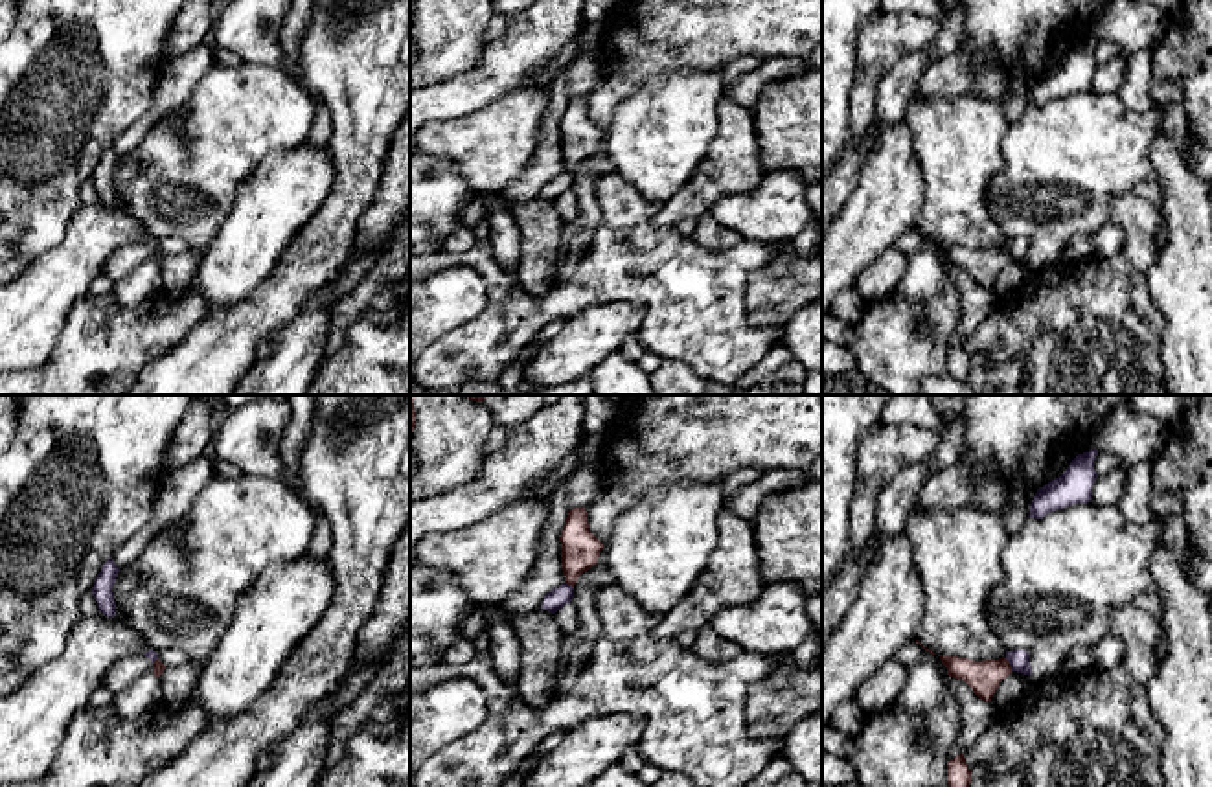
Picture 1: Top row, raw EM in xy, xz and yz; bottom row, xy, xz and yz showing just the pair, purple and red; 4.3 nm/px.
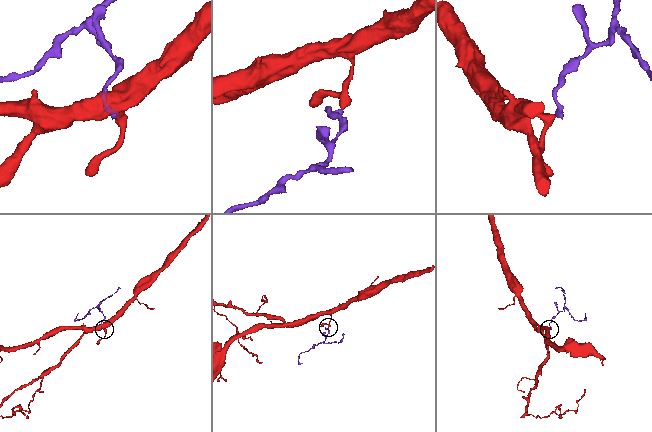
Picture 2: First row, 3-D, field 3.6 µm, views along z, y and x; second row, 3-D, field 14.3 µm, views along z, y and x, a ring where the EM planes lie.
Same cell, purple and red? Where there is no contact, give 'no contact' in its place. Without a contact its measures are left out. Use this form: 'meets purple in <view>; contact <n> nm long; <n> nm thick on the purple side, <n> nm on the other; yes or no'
meets purple in yz; contact 70 nm long; 100 nm thick on the purple side, 140 nm on the other; no

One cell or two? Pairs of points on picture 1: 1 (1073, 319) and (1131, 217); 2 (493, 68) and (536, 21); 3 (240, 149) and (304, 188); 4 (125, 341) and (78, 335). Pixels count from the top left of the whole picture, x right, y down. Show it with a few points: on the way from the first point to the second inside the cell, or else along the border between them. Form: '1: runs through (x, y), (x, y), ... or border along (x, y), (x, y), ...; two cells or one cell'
1: runs through (1098, 293), (1133, 258), (1133, 243); one cell
2: runs through (504, 57), (530, 32); one cell
3: border along (300, 146), (271, 151), (240, 186), (236, 197); two cells
4: runs through (114, 342), (89, 346); one cell

